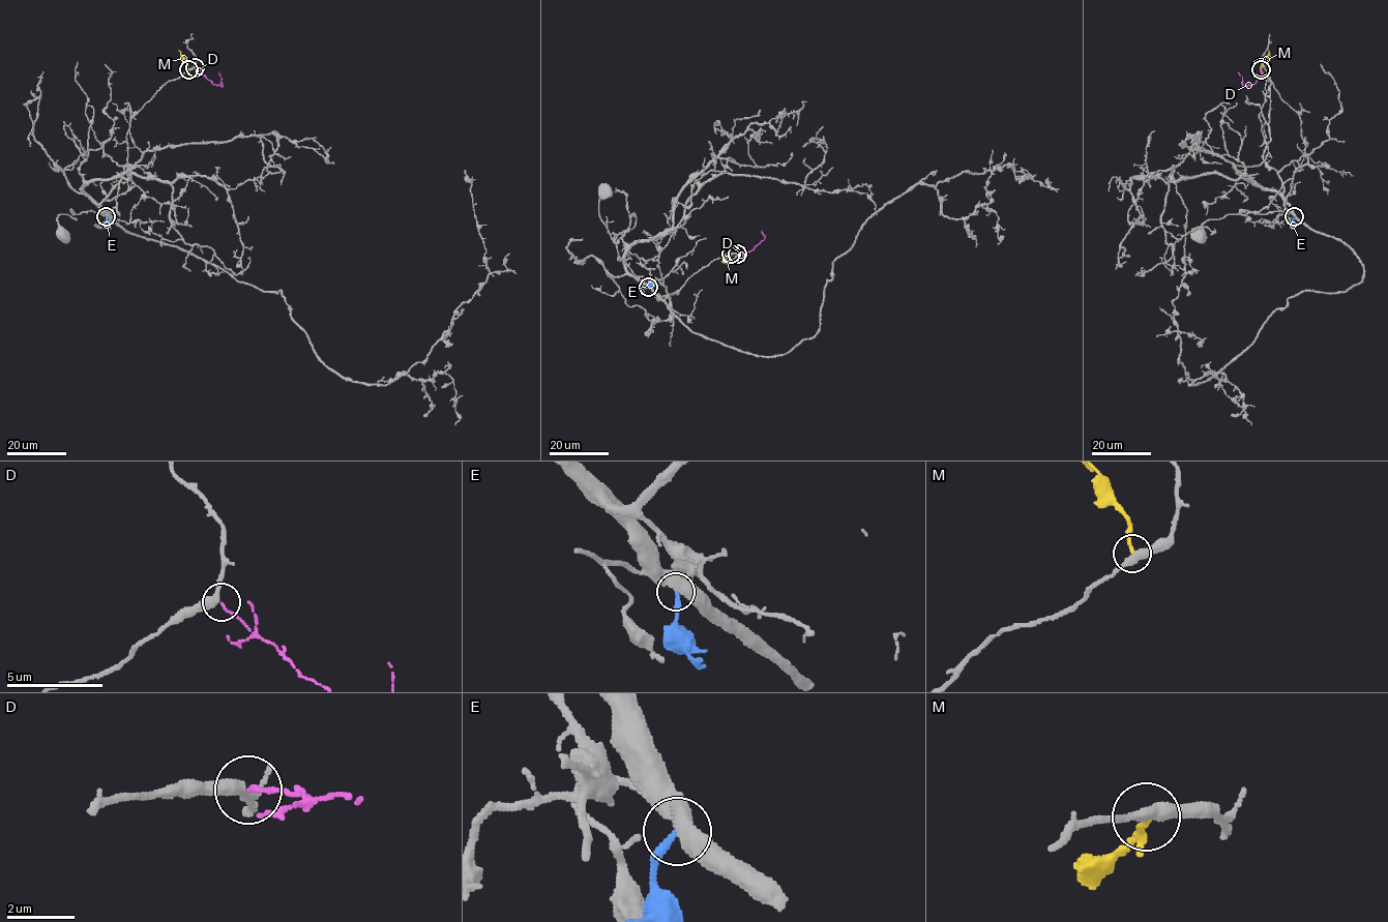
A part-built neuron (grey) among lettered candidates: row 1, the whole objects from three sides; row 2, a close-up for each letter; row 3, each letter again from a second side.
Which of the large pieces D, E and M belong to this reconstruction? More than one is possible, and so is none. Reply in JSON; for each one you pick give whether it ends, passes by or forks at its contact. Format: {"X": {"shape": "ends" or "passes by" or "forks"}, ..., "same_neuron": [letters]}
{"D": {"shape": "ends"}, "same_neuron": ["D"]}

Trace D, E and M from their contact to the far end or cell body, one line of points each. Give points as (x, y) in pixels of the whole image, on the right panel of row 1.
D: (1261, 67), (1262, 76), (1254, 84), (1245, 86), (1238, 72)
E: (1294, 216), (1292, 229)
M: (1261, 69), (1269, 50)

